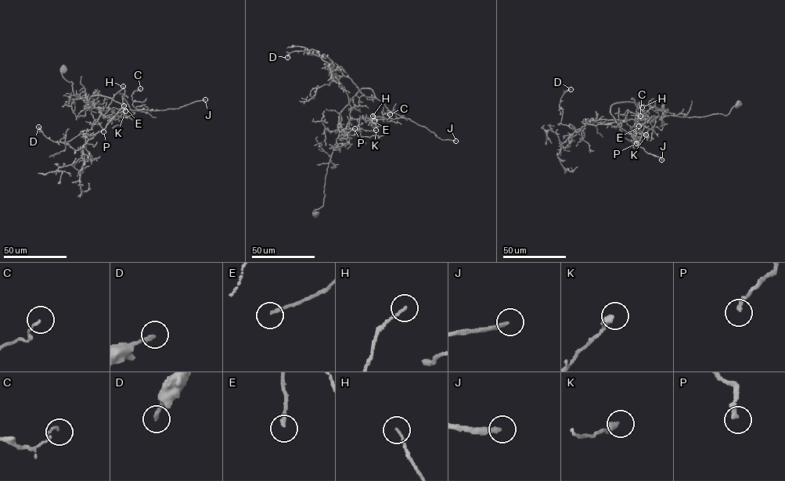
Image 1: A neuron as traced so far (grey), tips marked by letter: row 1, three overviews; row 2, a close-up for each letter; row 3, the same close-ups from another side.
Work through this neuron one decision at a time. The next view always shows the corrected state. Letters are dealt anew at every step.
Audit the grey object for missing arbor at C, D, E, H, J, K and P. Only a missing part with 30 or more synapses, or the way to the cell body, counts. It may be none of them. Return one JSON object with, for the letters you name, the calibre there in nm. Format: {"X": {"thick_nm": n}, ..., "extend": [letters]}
{"J": {"thick_nm": 200}, "P": {"thick_nm": 240}, "extend": ["J", "P"]}

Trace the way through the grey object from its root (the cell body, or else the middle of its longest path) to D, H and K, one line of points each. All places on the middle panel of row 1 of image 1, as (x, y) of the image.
D: (315, 213), (340, 113), (361, 89), (375, 95), (336, 74), (326, 56), (287, 57)
H: (315, 213), (314, 211), (323, 204), (327, 168), (340, 132), (352, 119), (384, 119), (372, 116)
K: (315, 213), (314, 211), (323, 204), (327, 168), (340, 132), (346, 128), (376, 130)

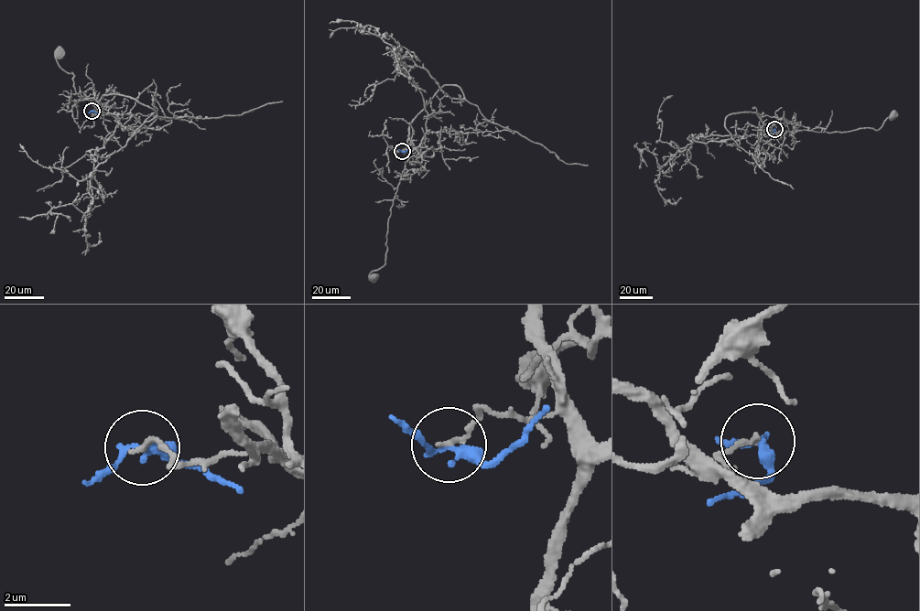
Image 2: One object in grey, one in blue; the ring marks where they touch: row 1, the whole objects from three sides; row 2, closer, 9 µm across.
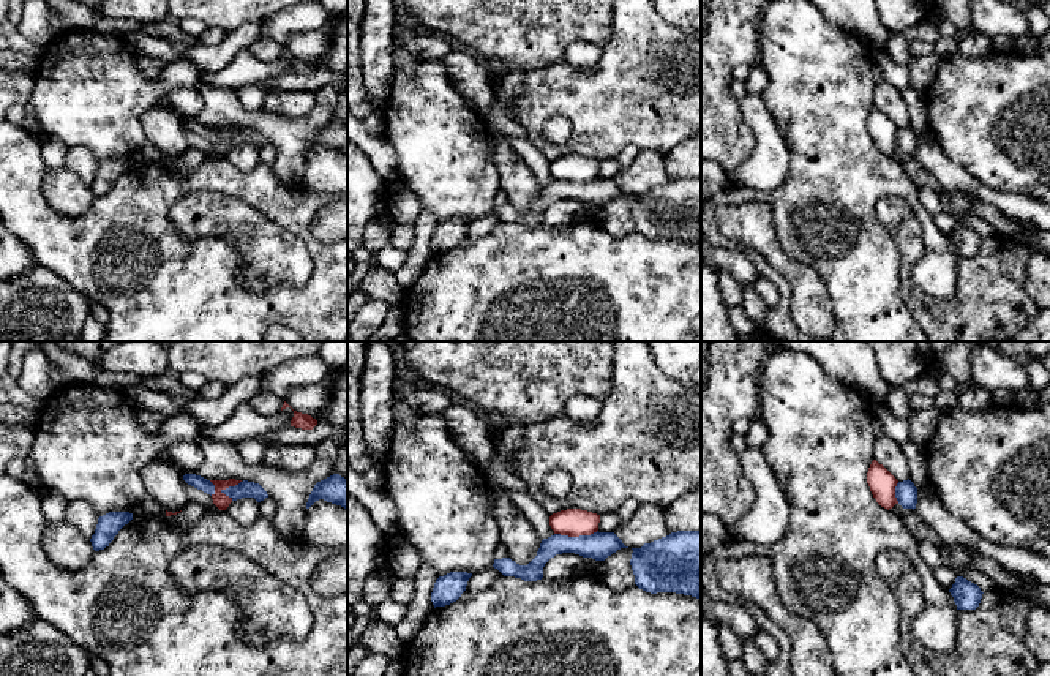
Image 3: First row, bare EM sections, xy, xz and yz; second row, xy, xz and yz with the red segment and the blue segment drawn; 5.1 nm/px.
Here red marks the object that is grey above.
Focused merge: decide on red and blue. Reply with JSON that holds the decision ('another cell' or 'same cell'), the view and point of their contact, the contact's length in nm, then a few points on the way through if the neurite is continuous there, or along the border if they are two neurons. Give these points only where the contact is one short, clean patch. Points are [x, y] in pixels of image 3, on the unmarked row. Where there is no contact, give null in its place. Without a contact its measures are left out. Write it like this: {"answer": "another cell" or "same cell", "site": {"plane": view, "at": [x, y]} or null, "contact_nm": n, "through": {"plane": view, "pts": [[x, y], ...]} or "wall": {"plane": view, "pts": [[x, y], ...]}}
{"answer": "another cell", "site": {"plane": "xz", "at": [575, 182]}, "contact_nm": 220, "wall": {"plane": "xz", "pts": [[597, 176], [578, 182], [554, 180]]}}

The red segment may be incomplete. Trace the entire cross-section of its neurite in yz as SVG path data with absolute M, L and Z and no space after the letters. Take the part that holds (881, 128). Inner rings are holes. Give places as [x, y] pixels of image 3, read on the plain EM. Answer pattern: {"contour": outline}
{"contour": "M876 106L872 107L867 118L867 130L876 148L884 155L892 155L898 150L895 133L898 126Z"}

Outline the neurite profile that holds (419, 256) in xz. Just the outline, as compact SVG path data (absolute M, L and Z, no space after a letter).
M423 208L414 221L414 245L407 251L407 257L401 269L393 273L404 291L418 280L418 276L425 272L425 269L434 257L431 238L437 224L437 218L428 208Z

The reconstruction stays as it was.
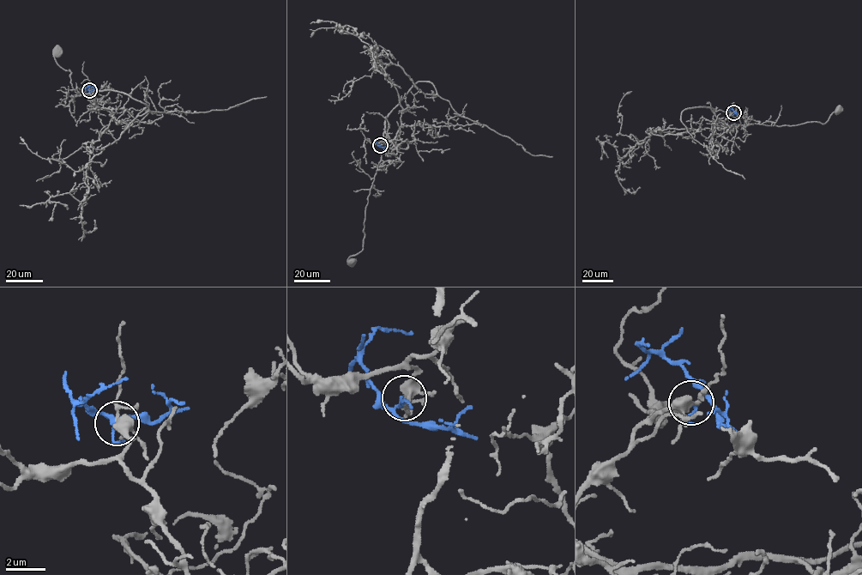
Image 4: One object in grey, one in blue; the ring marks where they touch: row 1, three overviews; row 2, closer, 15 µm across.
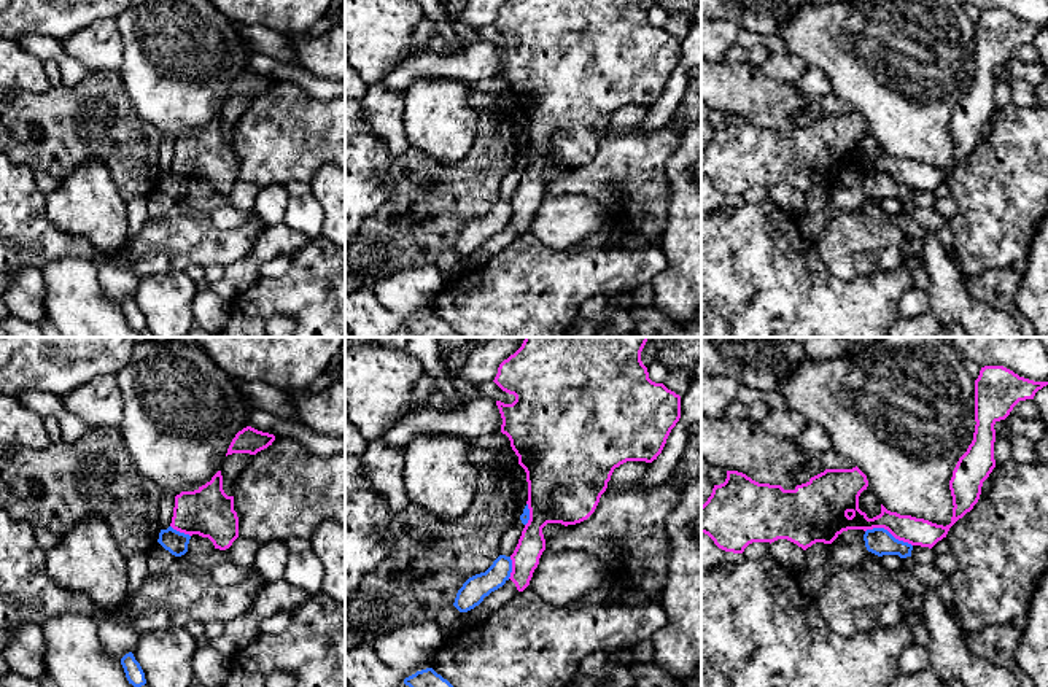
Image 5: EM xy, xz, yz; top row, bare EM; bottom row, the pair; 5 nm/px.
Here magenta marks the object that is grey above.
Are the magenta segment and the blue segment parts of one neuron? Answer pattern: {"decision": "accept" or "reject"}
{"decision": "reject"}

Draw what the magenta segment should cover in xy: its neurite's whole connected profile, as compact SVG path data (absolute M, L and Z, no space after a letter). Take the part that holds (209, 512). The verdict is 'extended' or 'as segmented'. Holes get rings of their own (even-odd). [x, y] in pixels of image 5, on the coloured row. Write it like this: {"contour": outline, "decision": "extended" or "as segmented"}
{"contour": "M221 471L197 490L175 496L170 526L189 536L208 538L219 550L232 545L239 538L239 517L234 510L234 496L223 490Z", "decision": "as segmented"}

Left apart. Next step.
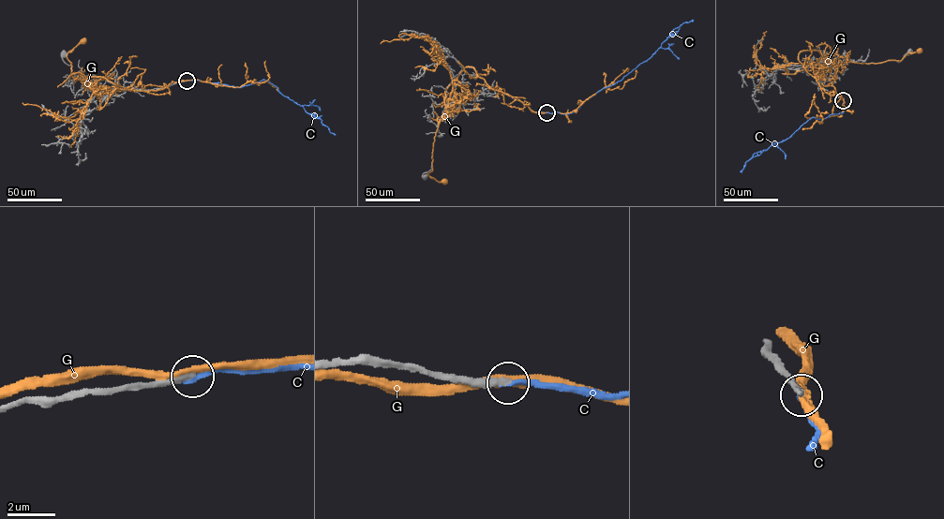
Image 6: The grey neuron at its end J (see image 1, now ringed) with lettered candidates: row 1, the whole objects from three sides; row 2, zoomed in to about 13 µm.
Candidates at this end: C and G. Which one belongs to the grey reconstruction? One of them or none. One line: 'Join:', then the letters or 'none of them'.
Join: none of them

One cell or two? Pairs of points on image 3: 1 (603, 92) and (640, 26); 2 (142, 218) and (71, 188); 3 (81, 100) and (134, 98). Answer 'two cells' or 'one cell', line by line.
1: one cell
2: two cells
3: one cell

